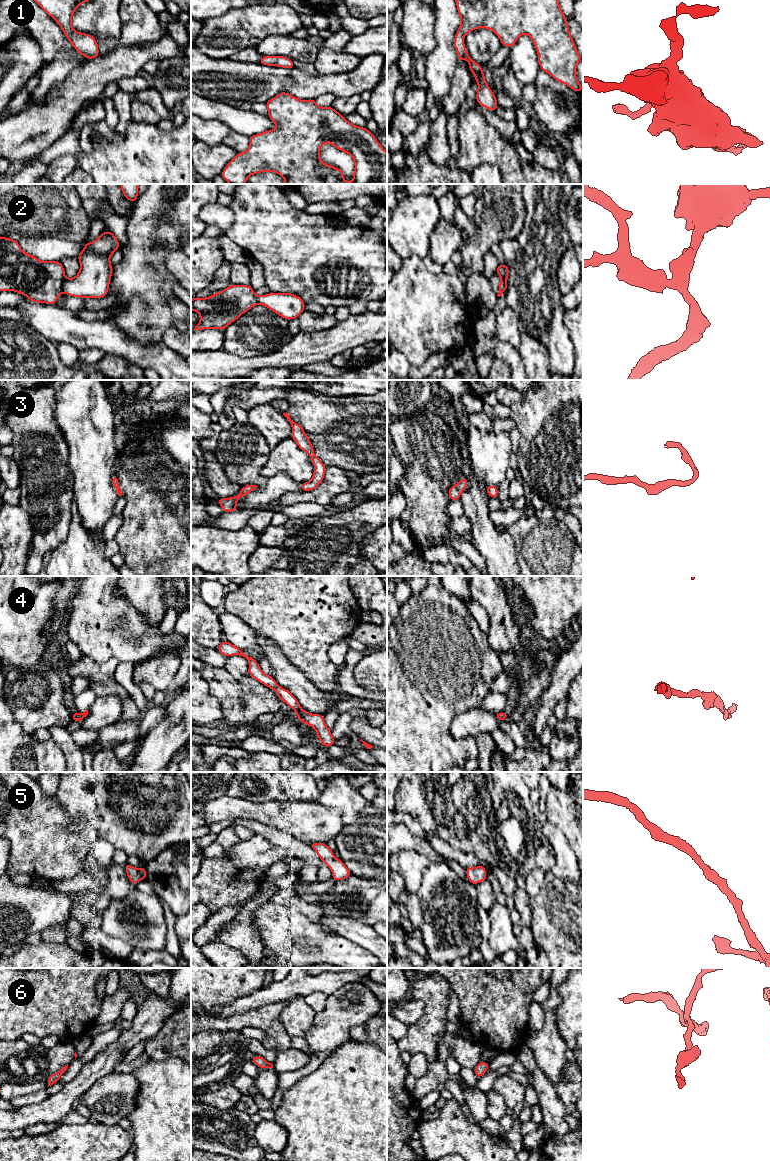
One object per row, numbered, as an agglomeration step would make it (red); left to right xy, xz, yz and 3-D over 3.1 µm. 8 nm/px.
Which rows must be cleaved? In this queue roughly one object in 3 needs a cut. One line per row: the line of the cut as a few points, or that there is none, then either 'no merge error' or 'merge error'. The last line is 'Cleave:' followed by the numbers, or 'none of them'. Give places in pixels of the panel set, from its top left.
1: cut none; no merge error
2: cut xy (64, 277), (61, 283), (61, 291); merge error
3: cut none; no merge error
4: cut none; no merge error
5: cut none; no merge error
6: cut none; no merge error
Cleave: 2

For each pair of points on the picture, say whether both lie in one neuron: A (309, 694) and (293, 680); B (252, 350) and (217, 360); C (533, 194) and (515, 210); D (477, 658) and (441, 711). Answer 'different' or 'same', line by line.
A: same
B: different
C: different
D: same

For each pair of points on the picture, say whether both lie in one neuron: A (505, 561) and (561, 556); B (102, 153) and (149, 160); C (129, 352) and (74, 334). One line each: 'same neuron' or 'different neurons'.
A: different neurons
B: same neuron
C: same neuron

